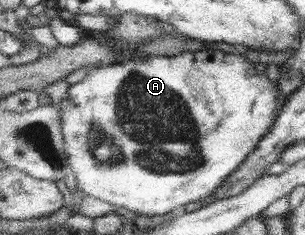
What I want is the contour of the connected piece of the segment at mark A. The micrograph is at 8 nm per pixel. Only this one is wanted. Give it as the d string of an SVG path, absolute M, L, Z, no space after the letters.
M224 47L209 48L207 52L187 52L181 56L155 56L139 59L131 59L124 64L113 63L108 66L90 69L87 76L78 83L69 86L68 95L61 101L61 131L65 141L65 152L68 156L69 166L77 187L87 194L101 200L122 206L135 213L147 215L149 217L167 214L178 206L189 204L189 202L199 202L204 198L209 198L248 158L260 143L260 140L267 135L277 121L277 108L279 102L282 106L289 95L281 98L279 82L271 81L266 73L257 72L255 65L241 55L239 50L230 50Z

